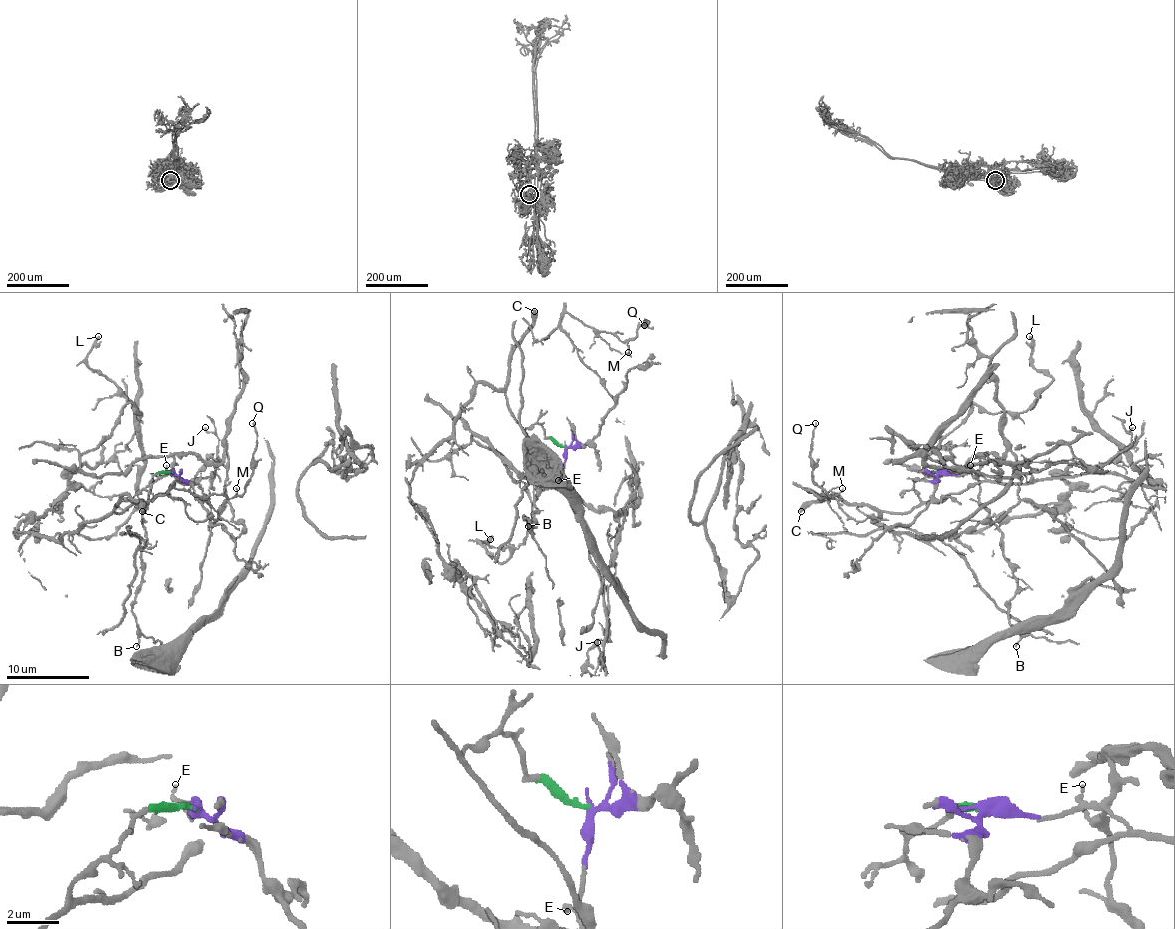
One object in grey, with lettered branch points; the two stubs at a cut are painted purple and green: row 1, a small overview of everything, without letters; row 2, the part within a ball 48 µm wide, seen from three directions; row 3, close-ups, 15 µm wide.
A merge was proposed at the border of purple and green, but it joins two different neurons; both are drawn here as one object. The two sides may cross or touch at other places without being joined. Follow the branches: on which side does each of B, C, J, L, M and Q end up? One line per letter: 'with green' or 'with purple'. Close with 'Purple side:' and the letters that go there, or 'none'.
B: with purple
C: with green
J: with green
L: with purple
M: with purple
Q: with purple
Purple side: B, L, M, Q

